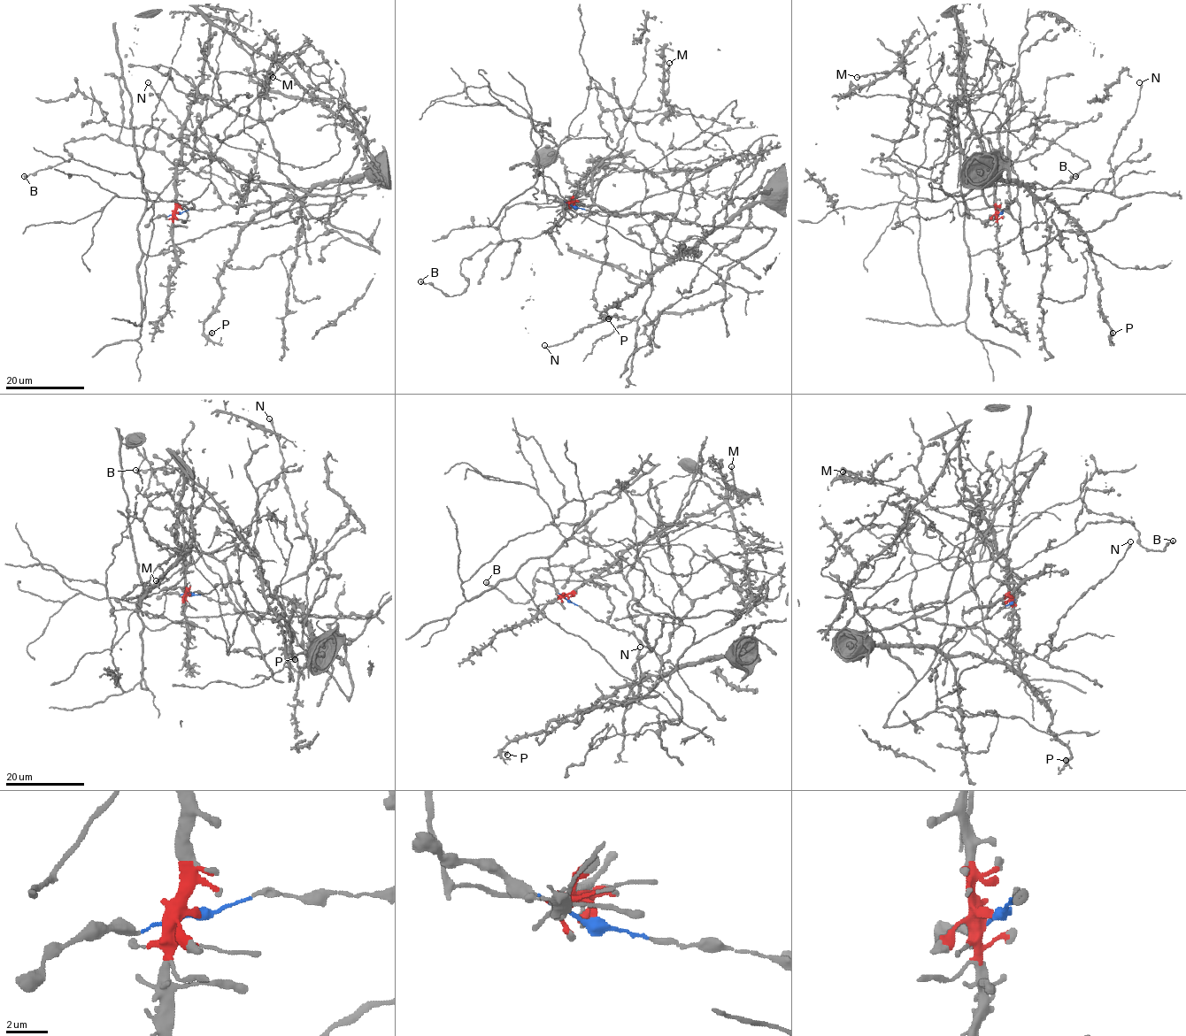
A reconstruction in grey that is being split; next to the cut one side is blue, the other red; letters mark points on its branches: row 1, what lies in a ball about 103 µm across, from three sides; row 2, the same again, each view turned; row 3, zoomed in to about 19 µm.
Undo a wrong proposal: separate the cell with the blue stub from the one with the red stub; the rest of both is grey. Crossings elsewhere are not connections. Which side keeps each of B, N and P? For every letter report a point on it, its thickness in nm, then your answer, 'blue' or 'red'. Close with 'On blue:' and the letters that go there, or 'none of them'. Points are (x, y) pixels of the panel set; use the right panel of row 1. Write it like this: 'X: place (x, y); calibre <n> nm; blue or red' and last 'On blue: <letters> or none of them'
B: place (1075, 176); calibre 400 nm; blue
N: place (1139, 82); calibre 190 nm; blue
P: place (1112, 333); calibre 550 nm; blue
On blue: B, N, P

